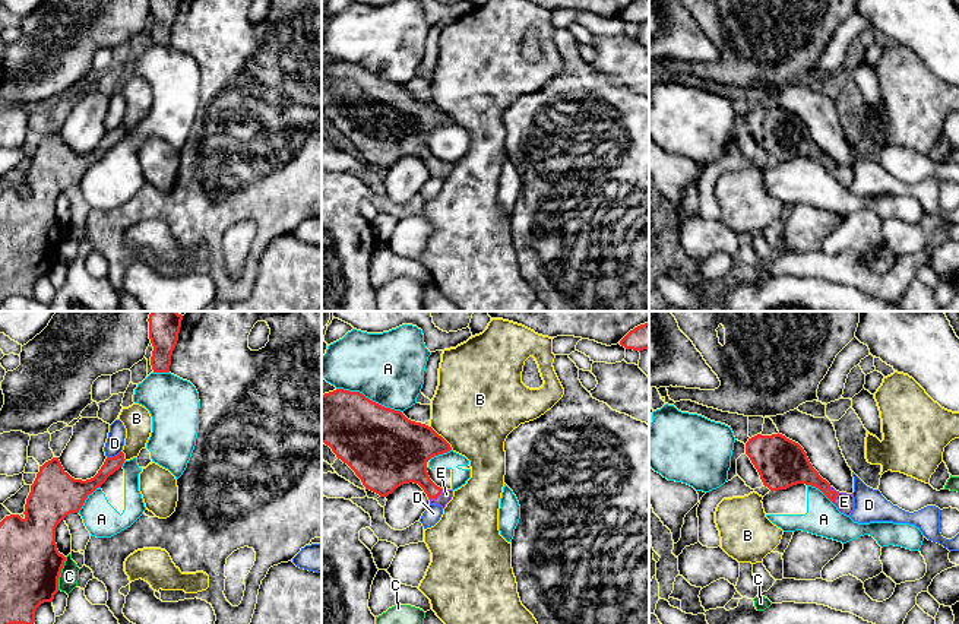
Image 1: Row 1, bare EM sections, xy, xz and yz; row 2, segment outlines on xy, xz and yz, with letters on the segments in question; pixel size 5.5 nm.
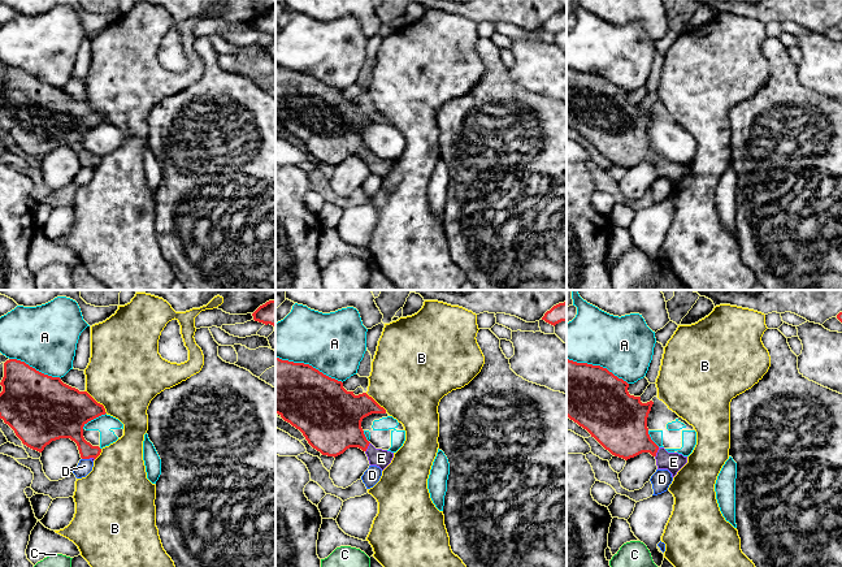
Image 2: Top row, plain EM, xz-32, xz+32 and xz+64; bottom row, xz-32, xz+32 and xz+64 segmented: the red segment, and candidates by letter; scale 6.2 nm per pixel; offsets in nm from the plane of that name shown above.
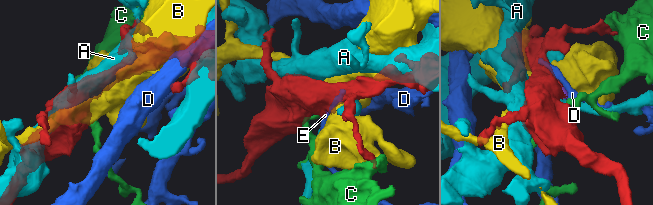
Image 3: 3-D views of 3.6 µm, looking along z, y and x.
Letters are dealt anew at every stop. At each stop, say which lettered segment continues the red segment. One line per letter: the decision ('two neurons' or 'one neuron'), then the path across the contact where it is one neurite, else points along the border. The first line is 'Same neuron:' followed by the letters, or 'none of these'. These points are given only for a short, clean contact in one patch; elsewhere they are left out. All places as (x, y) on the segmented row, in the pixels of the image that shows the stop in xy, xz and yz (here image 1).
Same neuron: E
A: two neurons
B: two neurons
C: two neurons
D: two neurons
E: one neuron; way yz (798, 469), (836, 494), (844, 501)

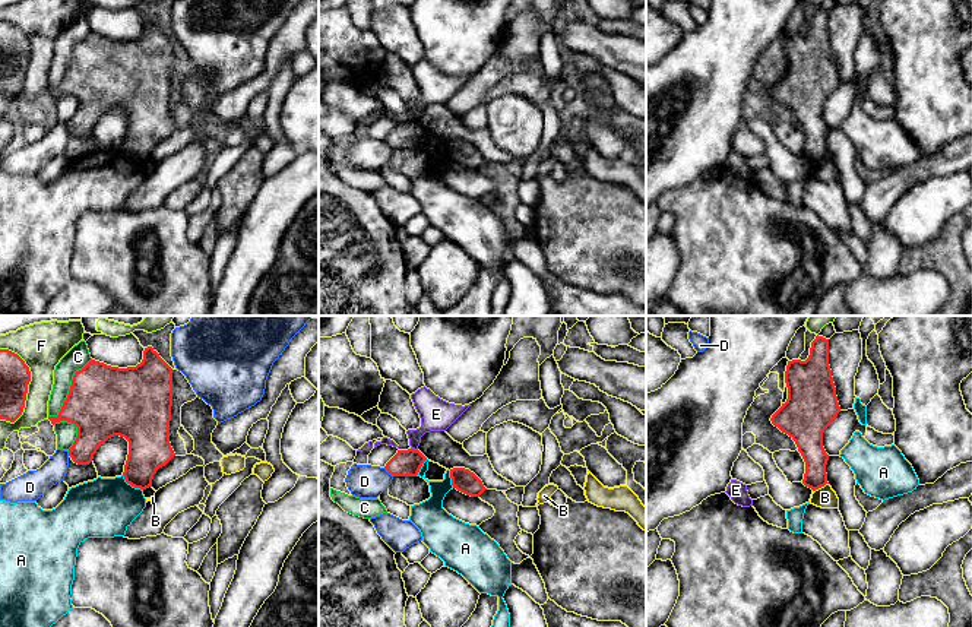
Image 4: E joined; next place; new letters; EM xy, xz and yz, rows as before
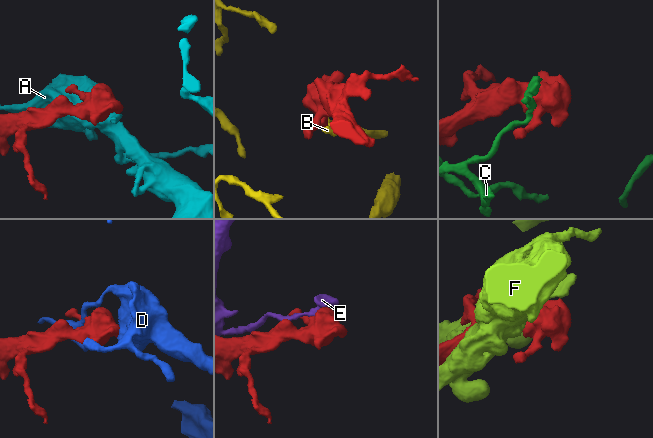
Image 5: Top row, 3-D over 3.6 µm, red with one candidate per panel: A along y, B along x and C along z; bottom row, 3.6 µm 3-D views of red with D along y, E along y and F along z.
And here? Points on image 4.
Same neuron: none of these
A: two neurons
B: two neurons; border yz (828, 483), (813, 491)
C: two neurons
D: two neurons
E: two neurons
F: two neurons

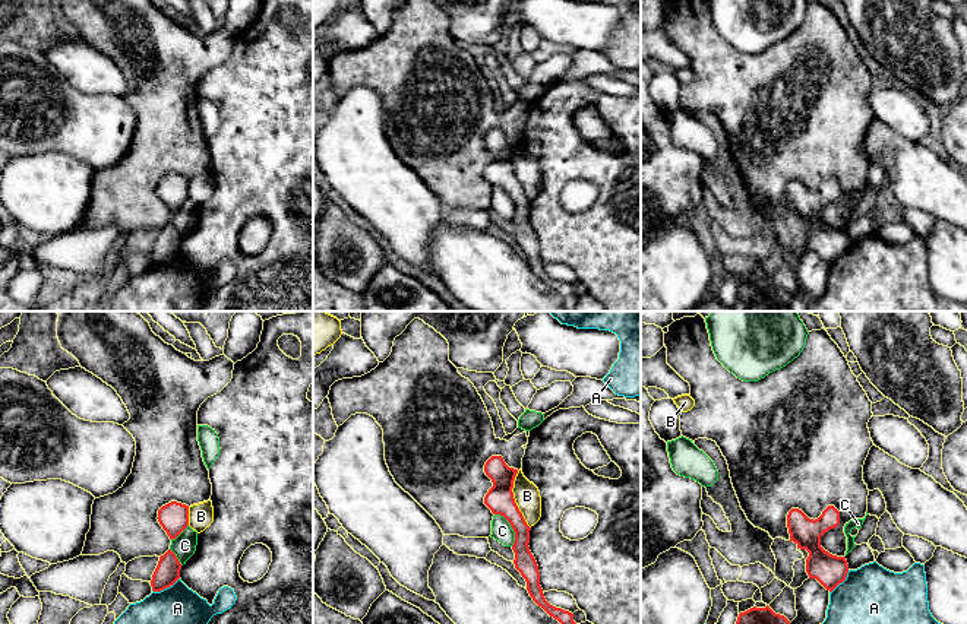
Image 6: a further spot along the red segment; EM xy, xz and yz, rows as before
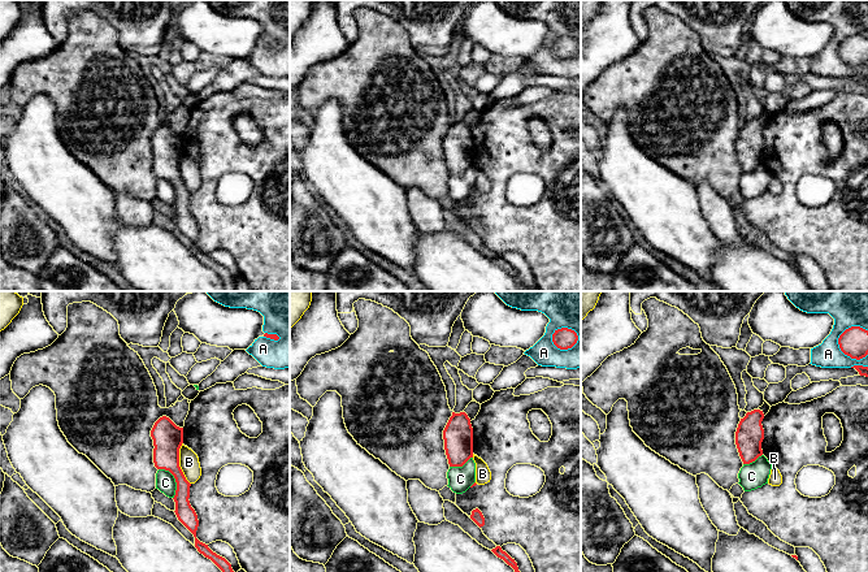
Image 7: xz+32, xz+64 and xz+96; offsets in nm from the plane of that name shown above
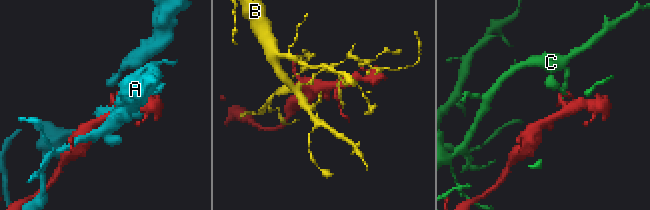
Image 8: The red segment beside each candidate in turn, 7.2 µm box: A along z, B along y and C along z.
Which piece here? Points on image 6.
Same neuron: none of these
A: two neurons
B: two neurons; border xz (517, 471), (512, 497), (530, 528)
C: two neurons; border xz (495, 513), (499, 513), (509, 523), (514, 532), (512, 545)

